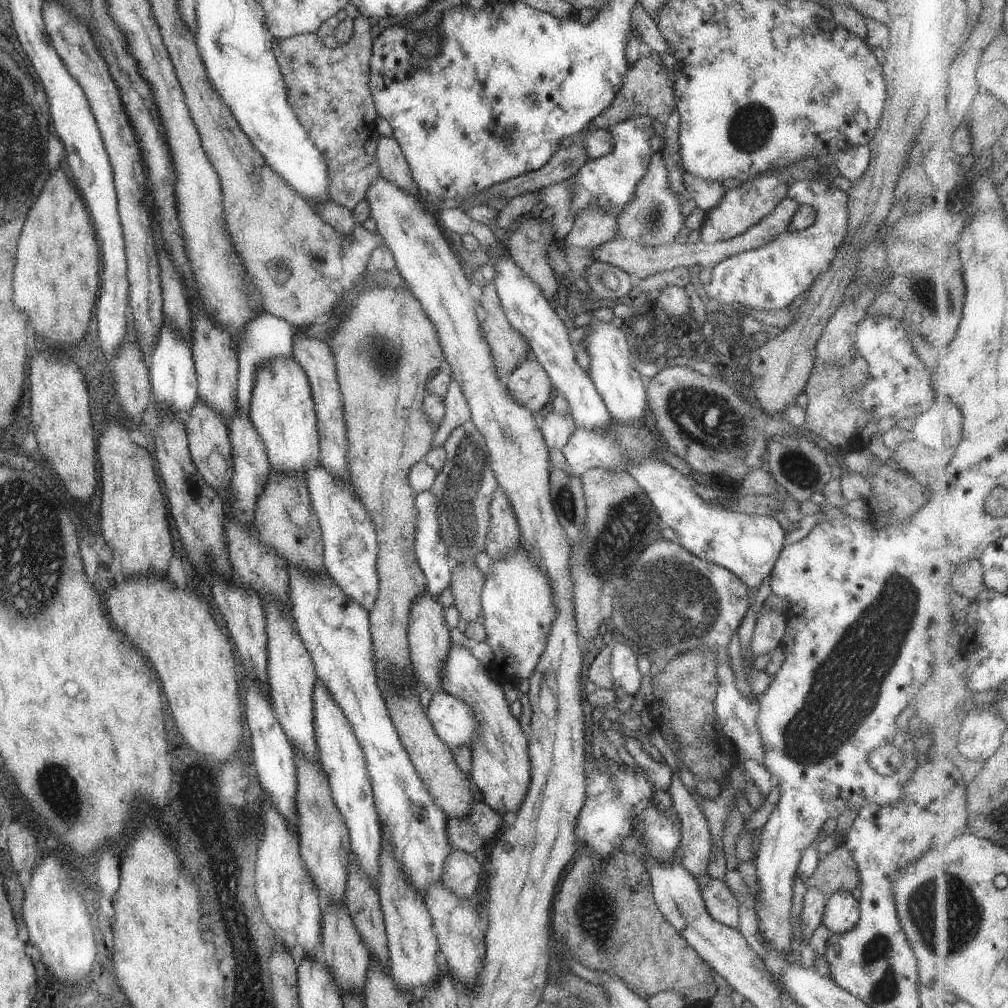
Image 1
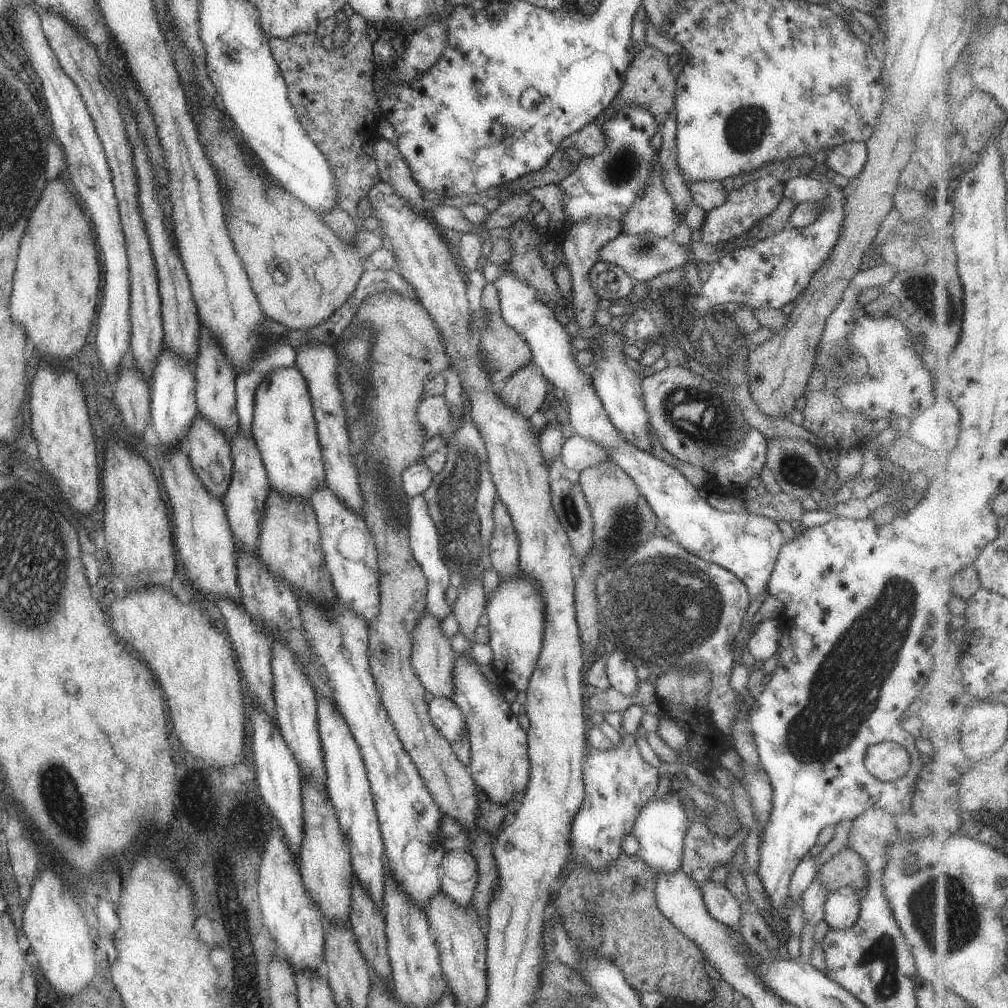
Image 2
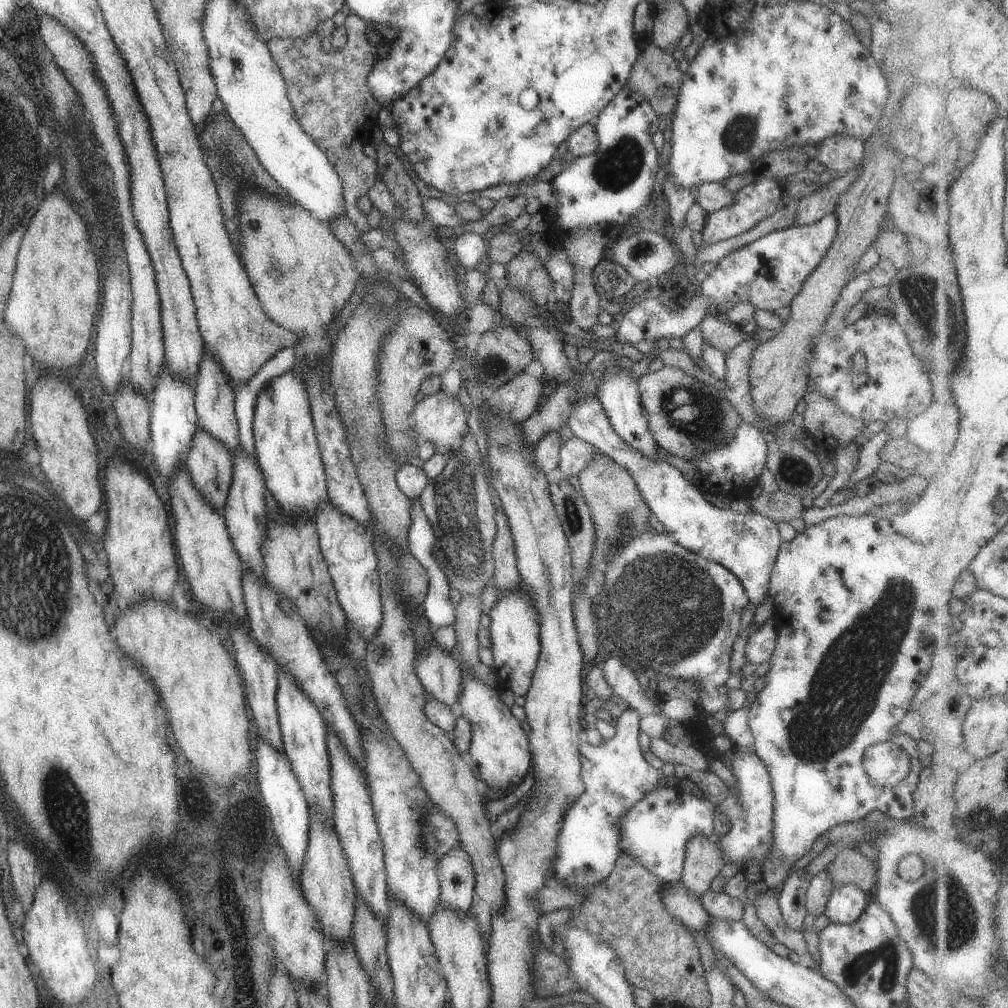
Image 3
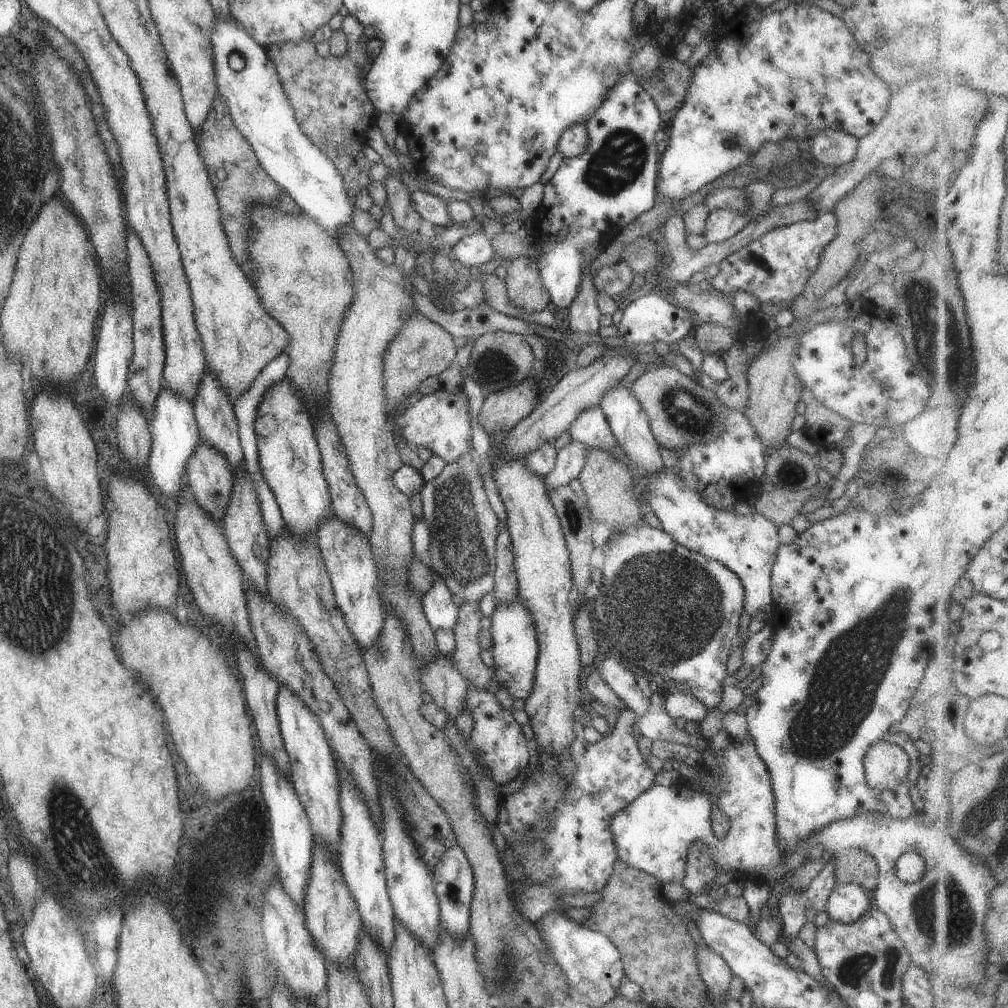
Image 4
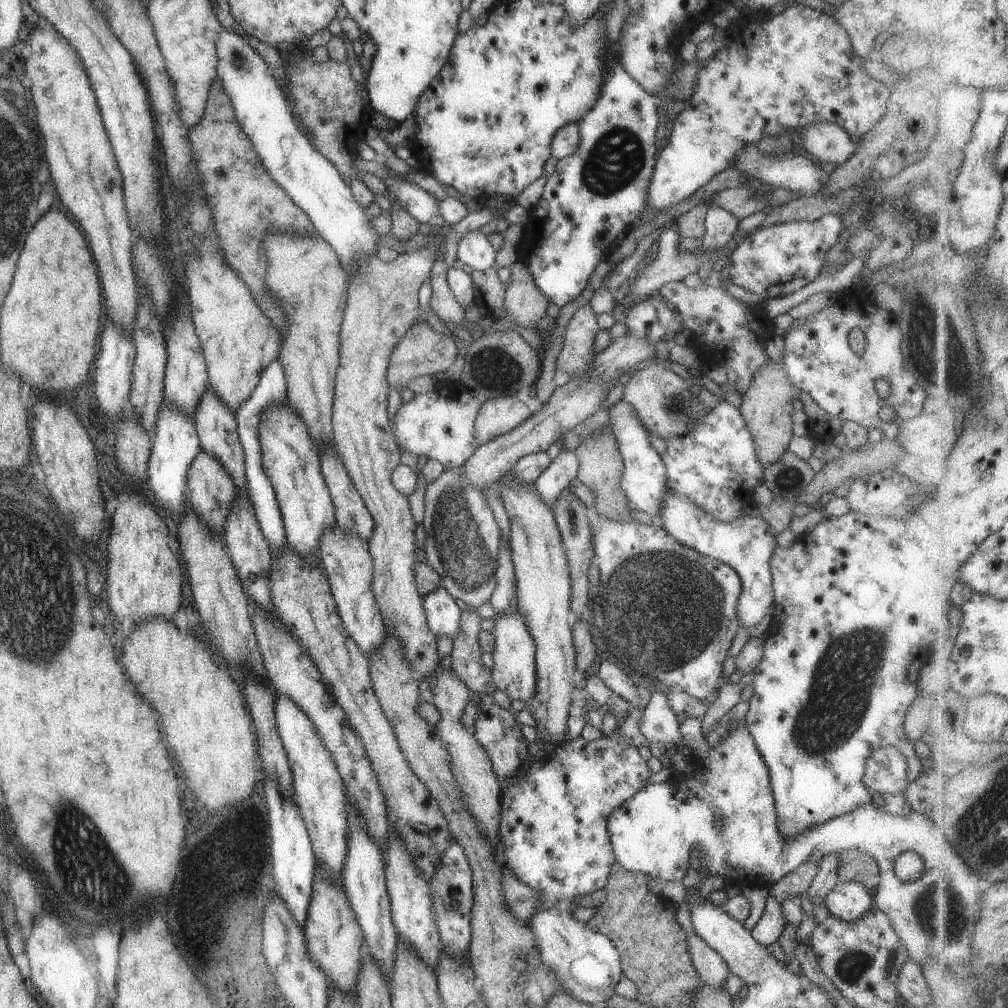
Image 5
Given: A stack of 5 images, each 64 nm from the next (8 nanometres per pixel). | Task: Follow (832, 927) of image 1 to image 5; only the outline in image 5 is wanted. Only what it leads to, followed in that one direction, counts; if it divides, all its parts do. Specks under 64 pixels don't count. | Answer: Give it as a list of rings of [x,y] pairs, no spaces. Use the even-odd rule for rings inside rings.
[[[857,881],[838,883],[826,896],[824,906],[842,921],[856,921],[872,909],[873,892]]]

